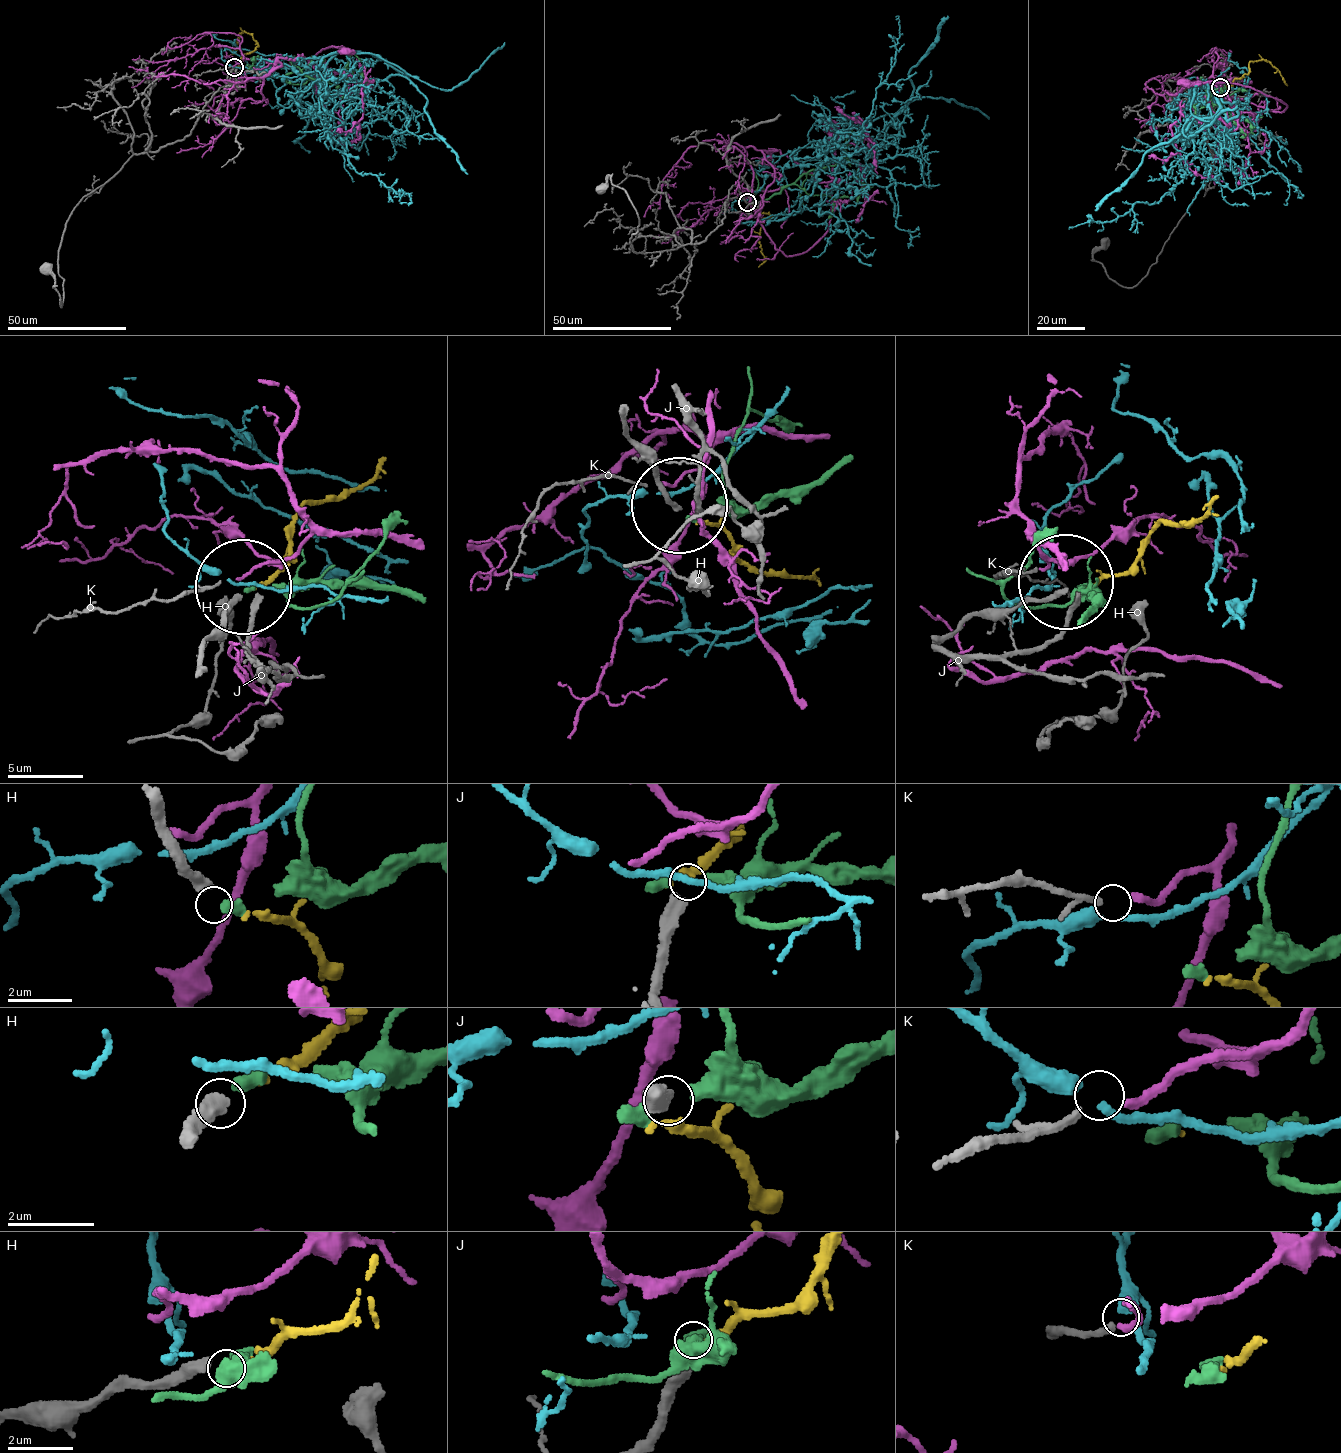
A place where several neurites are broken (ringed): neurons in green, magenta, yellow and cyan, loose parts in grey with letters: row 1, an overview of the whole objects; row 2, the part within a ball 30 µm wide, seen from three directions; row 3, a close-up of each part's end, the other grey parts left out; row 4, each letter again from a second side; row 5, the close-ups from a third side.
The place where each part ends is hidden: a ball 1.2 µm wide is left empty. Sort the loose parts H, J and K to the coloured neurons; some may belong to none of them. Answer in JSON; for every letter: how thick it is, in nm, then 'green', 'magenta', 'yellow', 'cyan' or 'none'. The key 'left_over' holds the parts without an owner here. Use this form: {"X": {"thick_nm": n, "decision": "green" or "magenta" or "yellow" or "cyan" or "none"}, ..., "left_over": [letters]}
{"H": {"thick_nm": 320, "decision": "green"}, "J": {"thick_nm": 420, "decision": "yellow"}, "K": {"thick_nm": 170, "decision": "magenta"}, "left_over": []}

